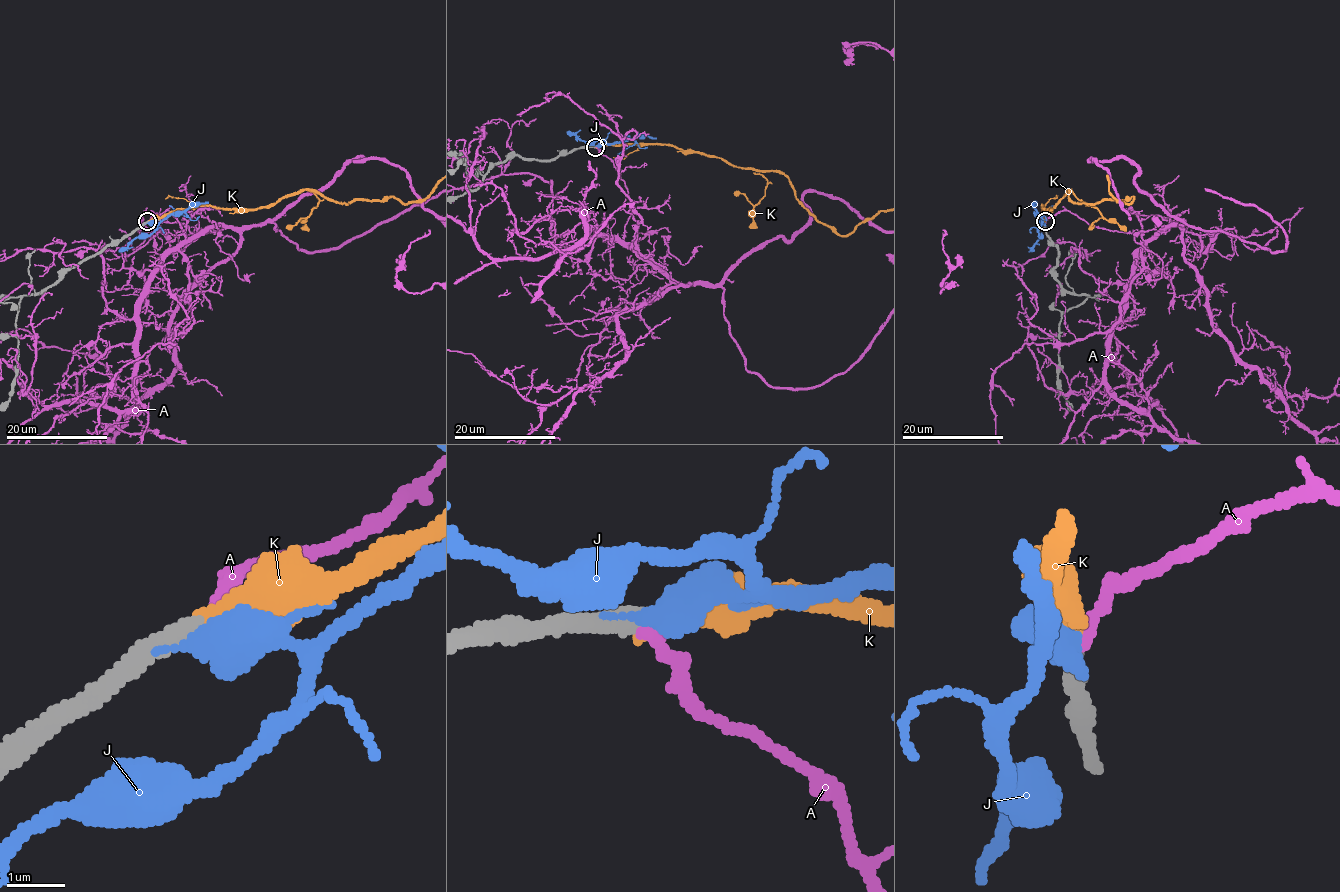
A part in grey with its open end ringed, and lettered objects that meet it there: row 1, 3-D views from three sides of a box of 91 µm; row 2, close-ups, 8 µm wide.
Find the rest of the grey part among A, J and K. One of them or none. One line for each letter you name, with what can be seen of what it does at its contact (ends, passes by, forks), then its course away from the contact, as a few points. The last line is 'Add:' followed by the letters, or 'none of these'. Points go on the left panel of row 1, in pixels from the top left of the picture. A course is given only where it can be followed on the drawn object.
K: it ends there
Add: K

